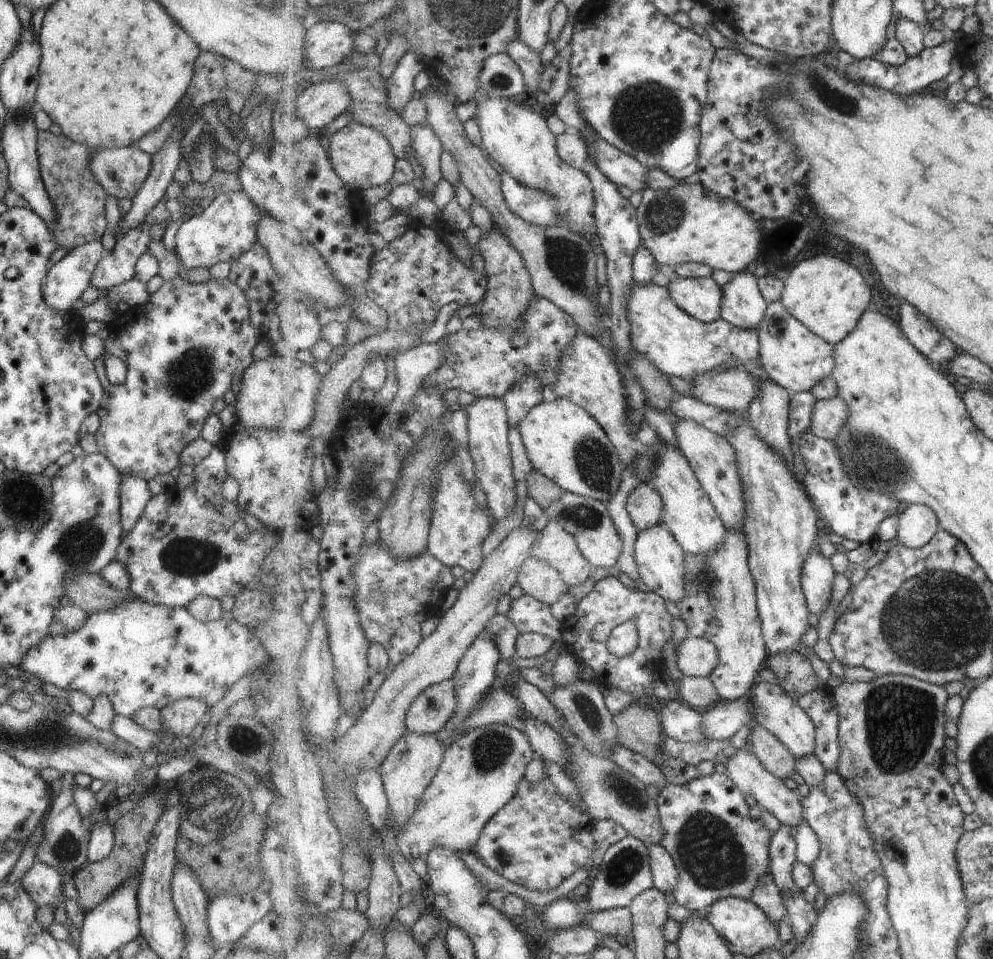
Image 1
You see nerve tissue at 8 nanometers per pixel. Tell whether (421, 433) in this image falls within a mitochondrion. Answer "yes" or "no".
no

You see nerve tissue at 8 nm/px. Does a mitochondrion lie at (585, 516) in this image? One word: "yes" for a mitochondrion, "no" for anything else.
yes

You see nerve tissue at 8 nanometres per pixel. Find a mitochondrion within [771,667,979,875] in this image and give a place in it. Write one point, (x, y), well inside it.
(898, 718)

